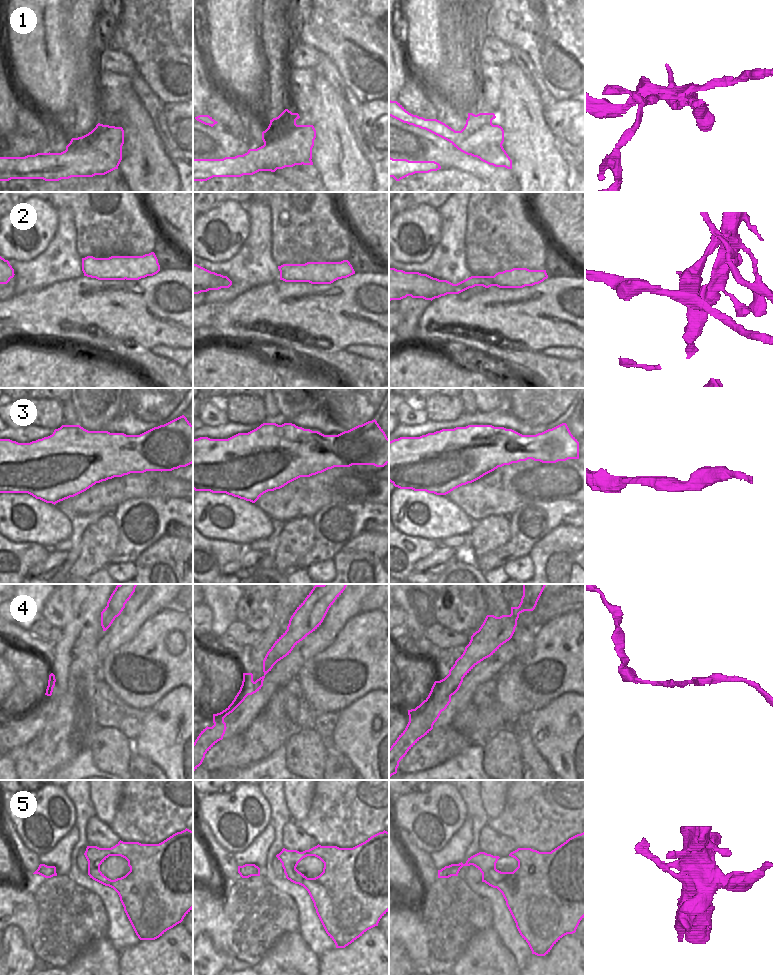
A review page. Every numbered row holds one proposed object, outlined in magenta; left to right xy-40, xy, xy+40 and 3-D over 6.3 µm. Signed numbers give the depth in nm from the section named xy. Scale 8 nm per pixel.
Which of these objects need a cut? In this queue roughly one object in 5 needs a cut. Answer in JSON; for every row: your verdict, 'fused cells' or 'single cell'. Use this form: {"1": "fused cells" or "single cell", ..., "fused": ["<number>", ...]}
{"1": "fused cells", "2": "fused cells", "3": "single cell", "4": "single cell", "5": "single cell", "fused": ["1", "2"]}

